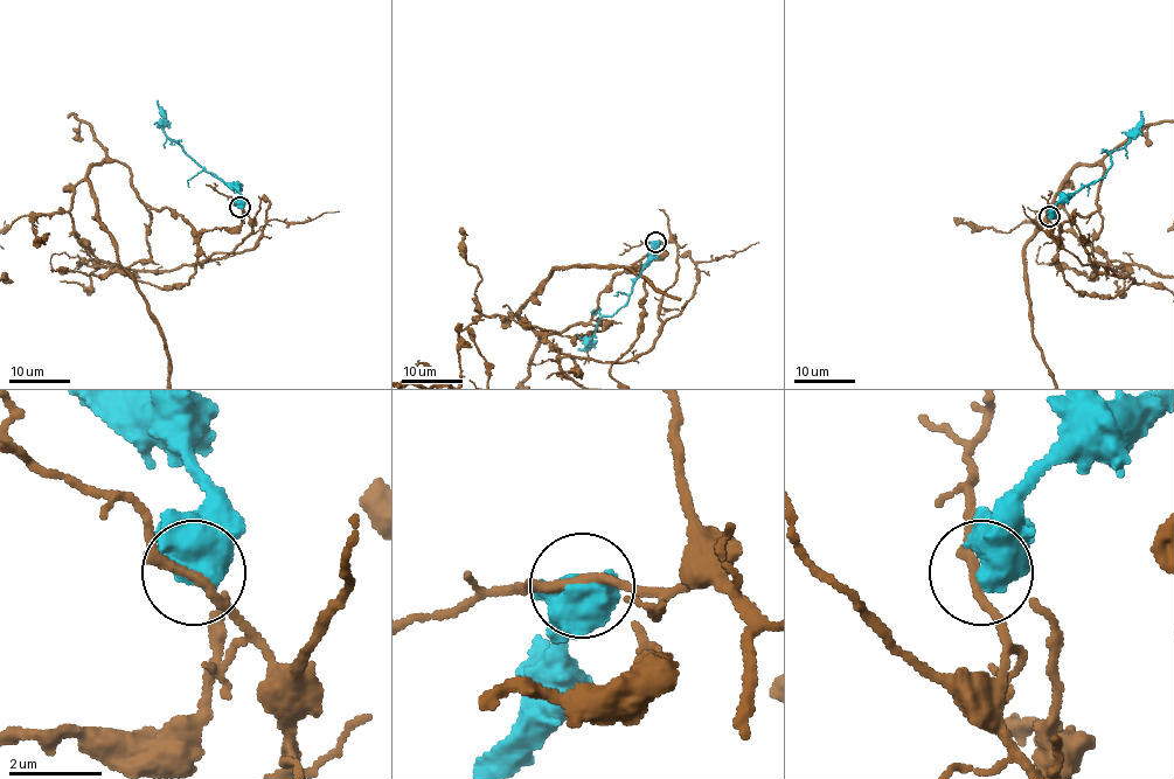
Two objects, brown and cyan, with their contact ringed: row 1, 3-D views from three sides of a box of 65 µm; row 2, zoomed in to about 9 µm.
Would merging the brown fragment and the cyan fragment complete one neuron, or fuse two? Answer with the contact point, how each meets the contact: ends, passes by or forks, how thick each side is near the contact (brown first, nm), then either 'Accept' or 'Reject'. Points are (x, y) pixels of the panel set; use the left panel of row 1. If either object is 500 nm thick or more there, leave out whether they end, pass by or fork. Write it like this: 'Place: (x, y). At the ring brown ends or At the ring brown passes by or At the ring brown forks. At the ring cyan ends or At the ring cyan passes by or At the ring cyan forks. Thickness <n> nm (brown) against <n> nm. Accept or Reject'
Place: (240, 207). Thickness 190 nm (brown) against 750 nm. Reject

